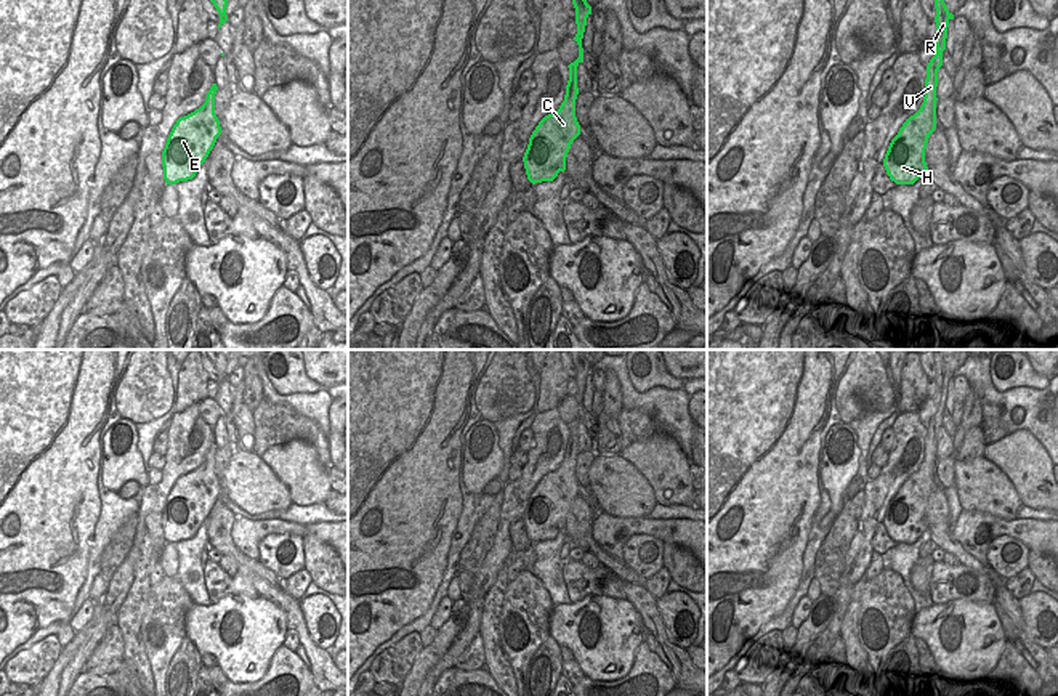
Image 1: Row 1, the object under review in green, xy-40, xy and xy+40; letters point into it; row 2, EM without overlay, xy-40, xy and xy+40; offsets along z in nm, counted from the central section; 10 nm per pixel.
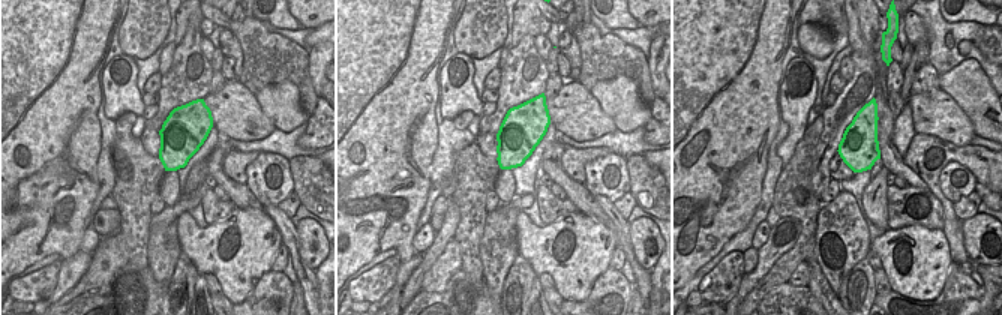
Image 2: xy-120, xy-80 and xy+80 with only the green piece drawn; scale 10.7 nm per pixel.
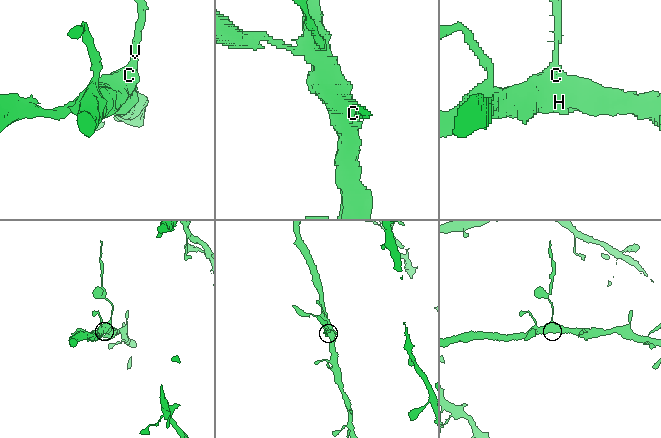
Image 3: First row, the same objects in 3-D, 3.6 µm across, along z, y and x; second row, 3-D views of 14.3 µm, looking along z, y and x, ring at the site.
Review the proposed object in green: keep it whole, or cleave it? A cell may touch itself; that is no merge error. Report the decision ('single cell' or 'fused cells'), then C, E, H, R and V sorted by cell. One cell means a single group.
fused cells; groups C E H V / R

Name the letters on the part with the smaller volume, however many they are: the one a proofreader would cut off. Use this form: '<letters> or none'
R

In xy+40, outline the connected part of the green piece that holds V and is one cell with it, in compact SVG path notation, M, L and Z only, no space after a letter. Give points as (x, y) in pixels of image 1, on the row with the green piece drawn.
M938 67L933 75L927 74L920 109L903 123L888 146L883 167L896 184L914 184L928 170L925 149L936 128L936 87Z

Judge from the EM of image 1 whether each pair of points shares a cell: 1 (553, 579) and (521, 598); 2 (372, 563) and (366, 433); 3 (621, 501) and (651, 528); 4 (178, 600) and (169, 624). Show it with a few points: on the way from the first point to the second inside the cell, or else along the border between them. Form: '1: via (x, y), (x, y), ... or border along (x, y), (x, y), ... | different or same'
1: border along (528, 570), (541, 581), (555, 605) | different
2: via (383, 526), (385, 475), (403, 454) | same
3: border along (603, 510), (621, 517), (646, 518) | different
4: via (172, 606), (169, 618) | same

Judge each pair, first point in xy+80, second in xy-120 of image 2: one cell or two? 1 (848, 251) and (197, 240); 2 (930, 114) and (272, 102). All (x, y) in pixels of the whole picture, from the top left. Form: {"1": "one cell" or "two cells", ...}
{"1": "two cells", "2": "two cells"}

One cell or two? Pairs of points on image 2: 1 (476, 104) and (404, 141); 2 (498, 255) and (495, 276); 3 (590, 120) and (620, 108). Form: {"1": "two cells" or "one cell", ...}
{"1": "two cells", "2": "one cell", "3": "two cells"}

